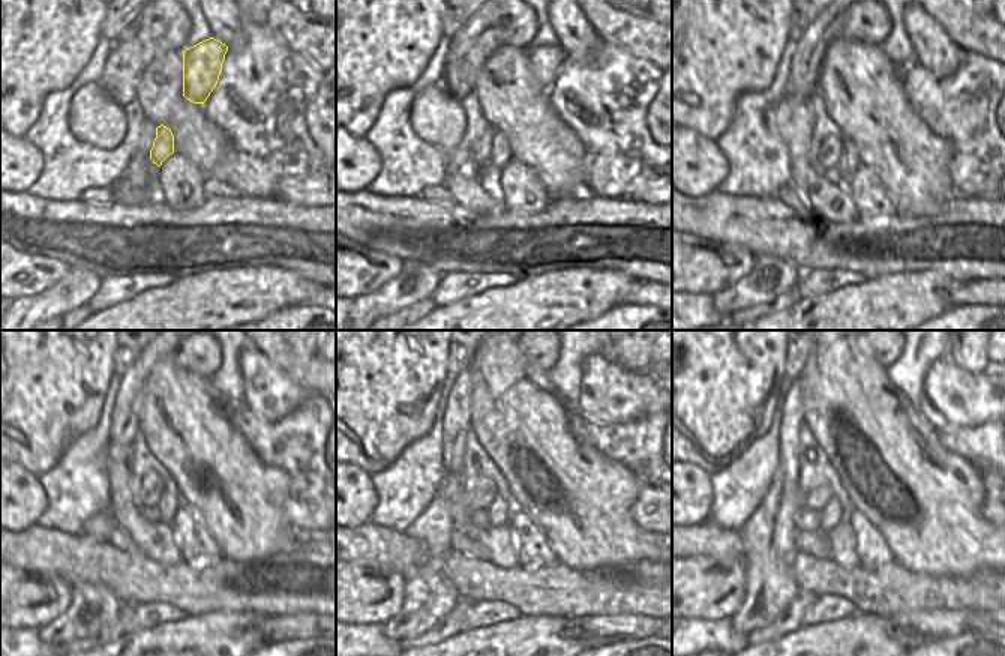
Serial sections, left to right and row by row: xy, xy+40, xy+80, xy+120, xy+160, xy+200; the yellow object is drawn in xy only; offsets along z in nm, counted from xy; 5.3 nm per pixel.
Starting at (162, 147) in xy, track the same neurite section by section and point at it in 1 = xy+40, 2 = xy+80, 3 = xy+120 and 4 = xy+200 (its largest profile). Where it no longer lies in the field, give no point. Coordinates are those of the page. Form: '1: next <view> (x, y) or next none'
1: next xy+40 (500, 153)
2: next xy+80 (848, 162)
3: next xy+120 (170, 503)
4: next xy+200 (831, 515)

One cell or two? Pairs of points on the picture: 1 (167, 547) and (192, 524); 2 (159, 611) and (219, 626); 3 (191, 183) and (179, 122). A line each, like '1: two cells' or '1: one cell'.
1: two cells
2: two cells
3: two cells

